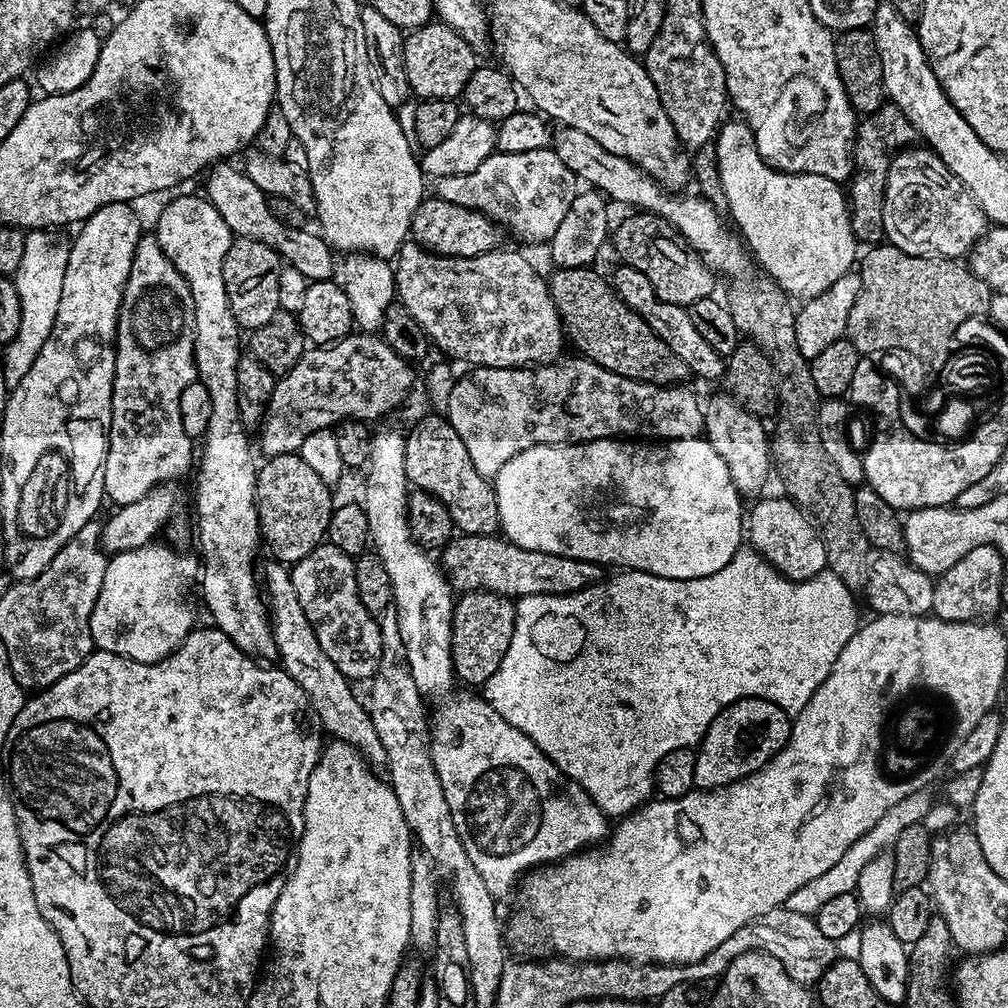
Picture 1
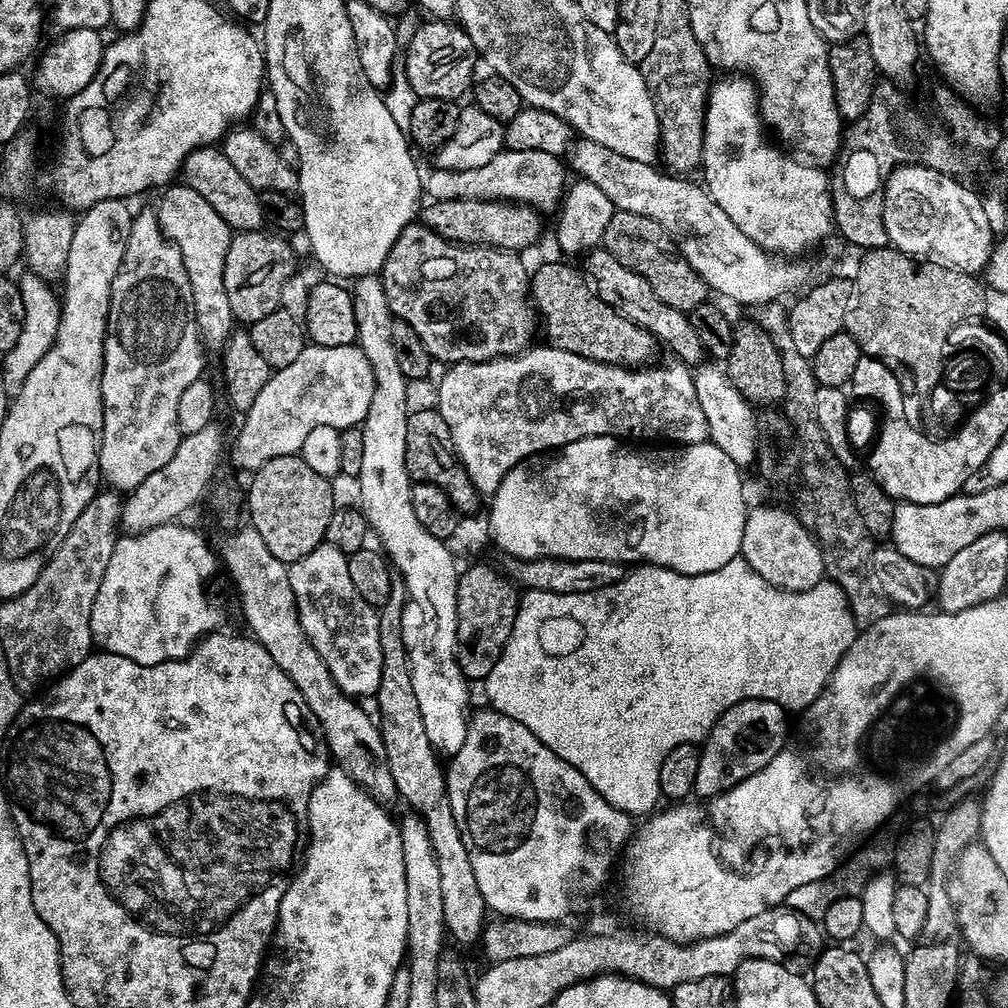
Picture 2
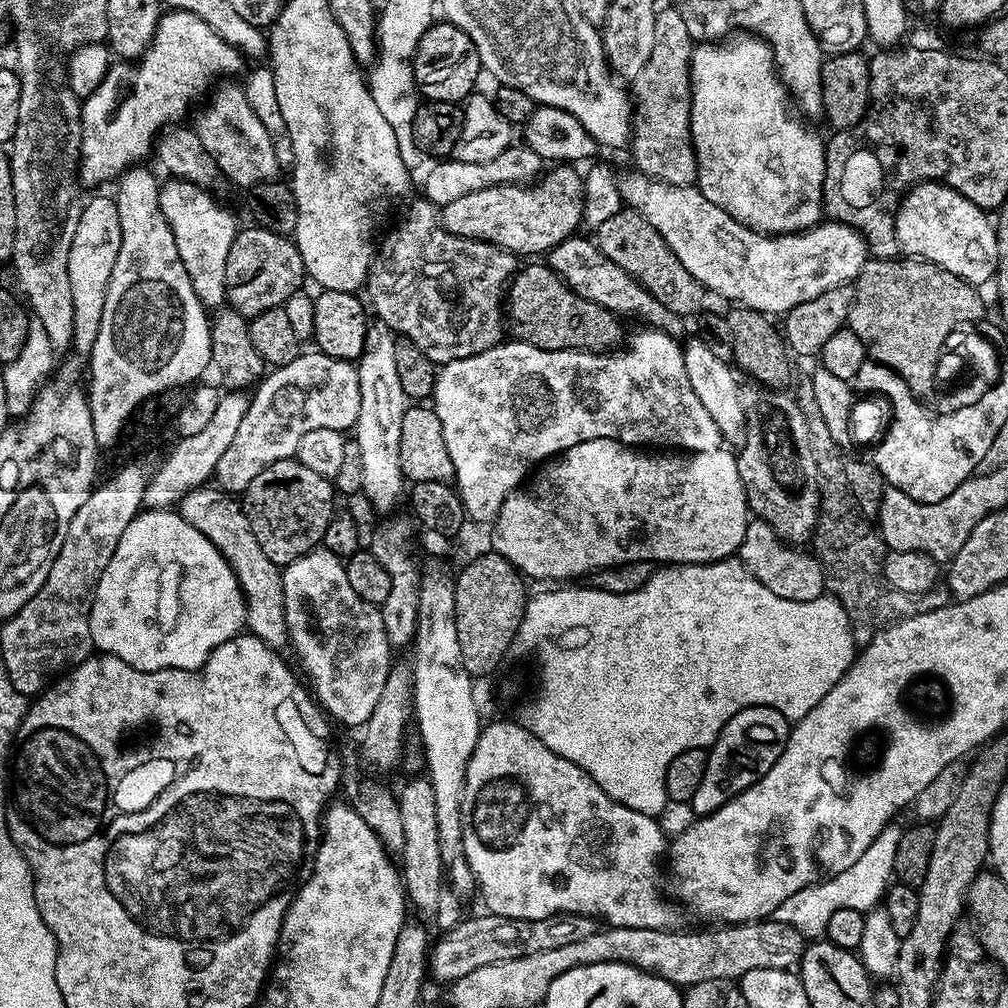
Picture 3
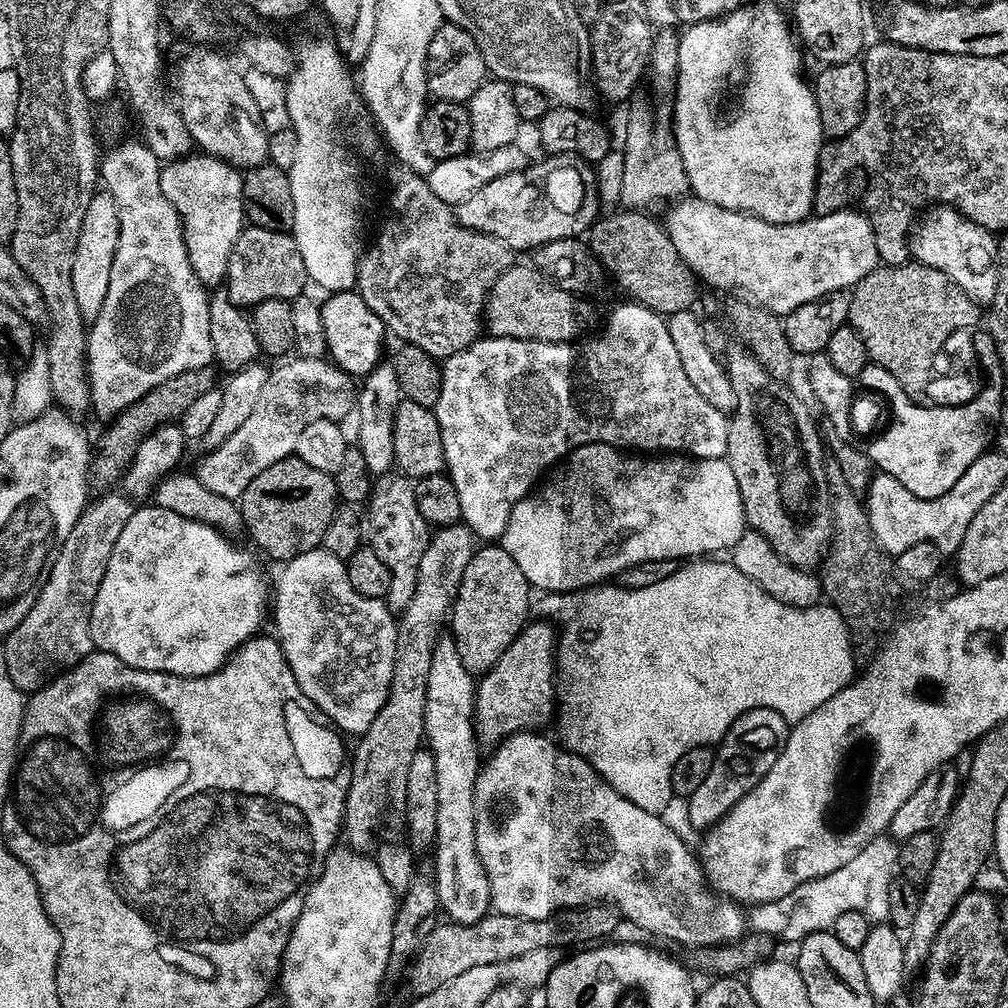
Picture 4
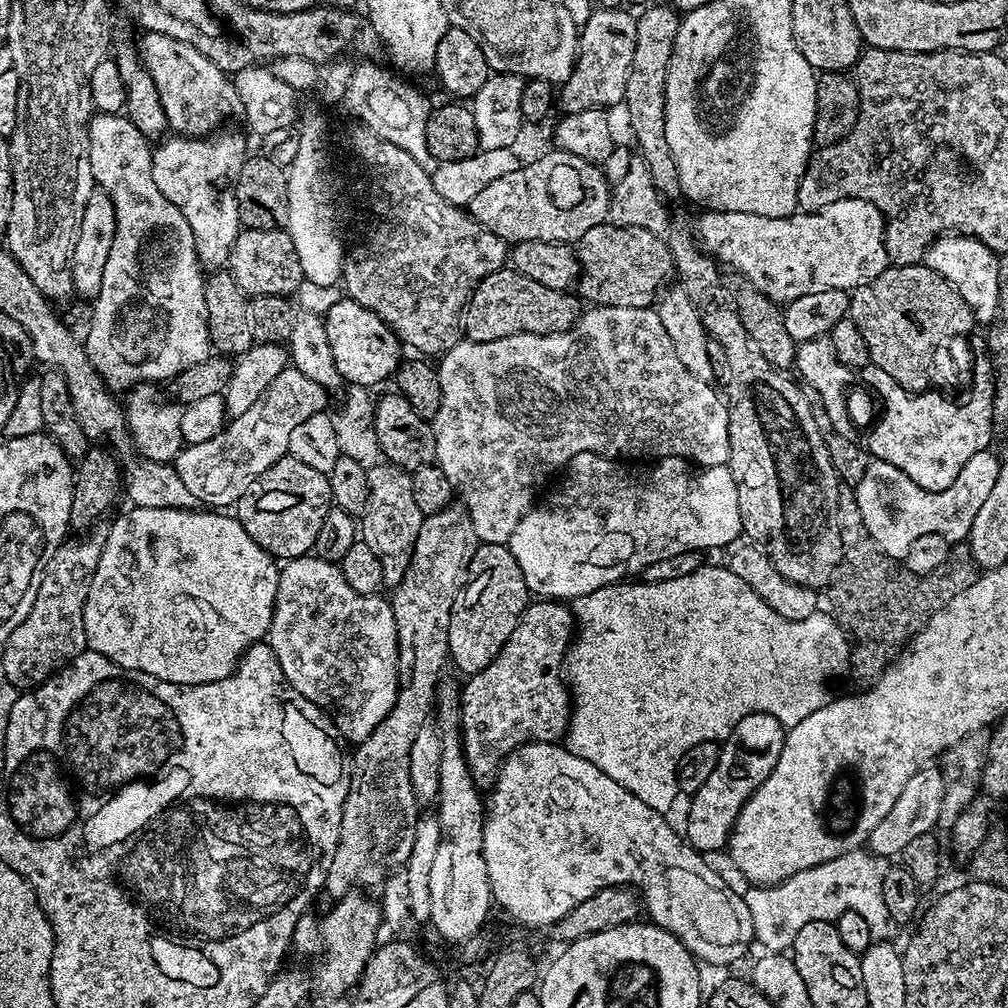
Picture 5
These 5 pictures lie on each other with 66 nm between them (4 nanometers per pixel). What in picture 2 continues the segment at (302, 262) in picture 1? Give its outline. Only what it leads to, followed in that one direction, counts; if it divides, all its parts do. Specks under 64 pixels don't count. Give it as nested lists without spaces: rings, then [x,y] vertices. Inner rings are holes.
[[[209,145],[196,148],[184,160],[180,174],[183,183],[197,191],[232,231],[259,230],[265,225],[264,208],[258,191],[238,173],[221,149]]]

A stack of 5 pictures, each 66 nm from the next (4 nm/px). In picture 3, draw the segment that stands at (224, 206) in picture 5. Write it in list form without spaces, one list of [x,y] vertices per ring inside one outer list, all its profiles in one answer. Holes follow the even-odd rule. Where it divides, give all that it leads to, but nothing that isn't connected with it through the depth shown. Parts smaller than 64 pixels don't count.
[[[169,179],[161,183],[160,205],[162,214],[166,214],[166,220],[170,222],[170,228],[174,230],[174,240],[178,242],[178,256],[182,258],[182,266],[186,266],[186,274],[190,274],[190,286],[194,286],[194,294],[203,302],[205,309],[220,310],[225,307],[227,301],[226,284],[226,260],[229,257],[231,243],[238,231],[238,224],[232,217],[228,208],[223,208],[207,187],[191,184],[188,180]]]

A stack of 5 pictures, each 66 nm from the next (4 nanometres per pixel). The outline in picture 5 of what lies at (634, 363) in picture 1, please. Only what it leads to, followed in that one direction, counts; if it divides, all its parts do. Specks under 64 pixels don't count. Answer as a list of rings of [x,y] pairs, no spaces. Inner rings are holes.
[[[505,266],[476,283],[464,305],[462,332],[475,344],[494,342],[519,332],[554,334],[566,331],[581,311],[581,301],[571,291],[550,290],[550,286],[542,286],[542,282],[534,282],[534,278],[526,278],[526,274],[518,274],[511,266]]]

